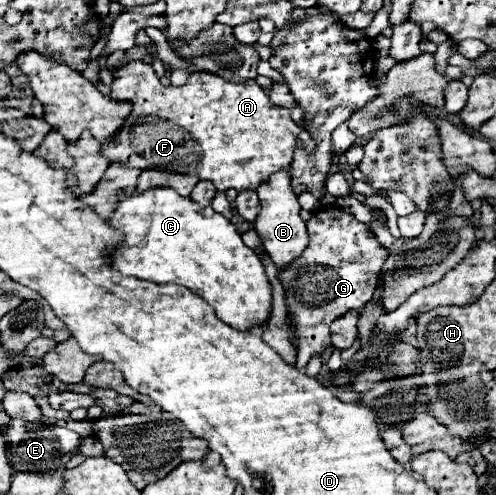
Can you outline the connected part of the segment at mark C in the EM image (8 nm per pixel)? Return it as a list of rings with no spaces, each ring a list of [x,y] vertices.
[[[154,187],[144,193],[116,193],[116,209],[110,217],[110,225],[124,235],[118,247],[108,251],[110,267],[122,275],[132,275],[138,279],[154,281],[154,283],[178,283],[188,287],[192,293],[200,295],[206,303],[210,303],[216,315],[232,325],[234,329],[252,329],[260,327],[272,311],[272,289],[270,281],[264,273],[264,265],[258,255],[244,245],[236,227],[212,207],[200,207],[190,197],[182,197],[172,187]]]

